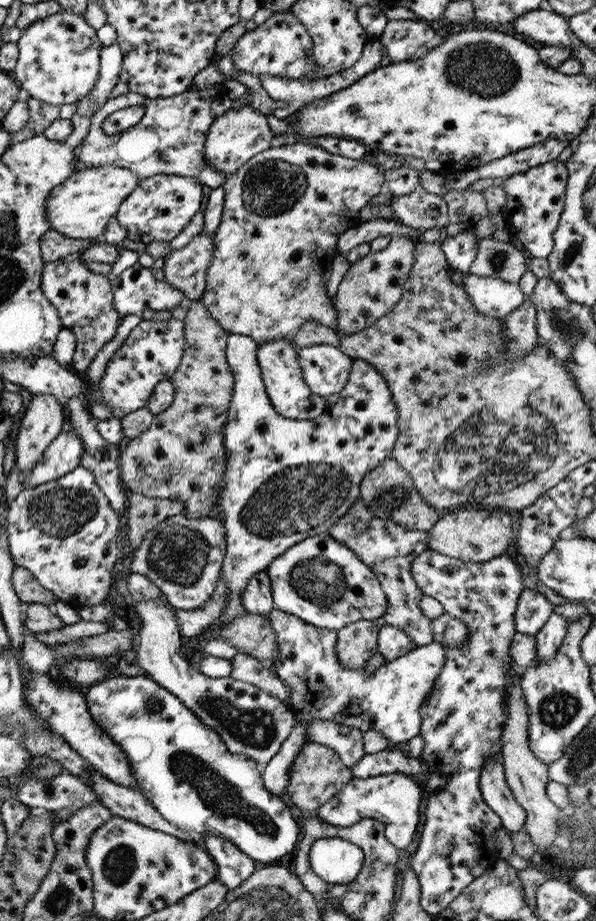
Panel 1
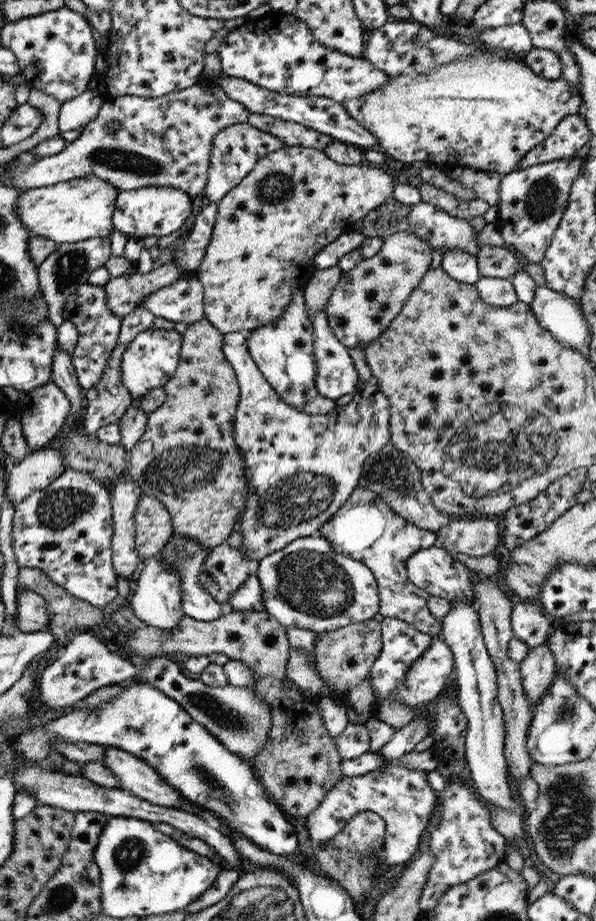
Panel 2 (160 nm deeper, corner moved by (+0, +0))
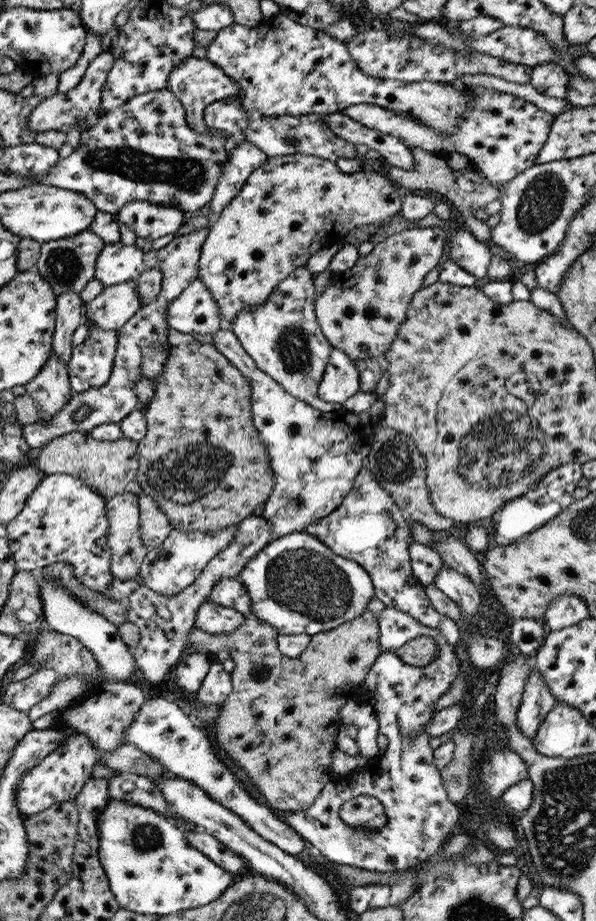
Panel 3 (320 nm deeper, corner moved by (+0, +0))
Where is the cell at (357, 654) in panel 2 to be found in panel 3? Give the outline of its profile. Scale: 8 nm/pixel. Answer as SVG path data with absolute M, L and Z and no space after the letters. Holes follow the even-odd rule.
M365 610L359 616L348 620L339 627L311 636L310 642L307 643L303 652L301 652L296 659L283 656L278 651L277 641L275 641L278 633L275 629L265 624L262 620L250 615L244 617L244 622L241 623L239 629L225 635L211 635L195 628L187 633L186 645L191 645L194 648L194 652L207 652L210 654L216 650L223 649L227 649L230 652L230 657L234 664L234 669L230 672L231 693L229 693L220 704L221 710L218 712L212 724L212 729L209 730L208 733L213 737L213 744L215 744L219 754L239 772L239 775L244 779L244 782L248 785L250 790L260 792L261 796L265 798L265 804L267 804L267 806L273 809L276 808L277 810L287 810L291 812L302 811L313 804L313 801L318 797L321 789L335 777L335 774L332 772L332 752L335 749L334 735L337 733L337 730L342 728L340 714L338 712L346 702L355 700L355 697L362 691L362 680L380 649L378 645L379 630L377 623L375 616L370 611Z

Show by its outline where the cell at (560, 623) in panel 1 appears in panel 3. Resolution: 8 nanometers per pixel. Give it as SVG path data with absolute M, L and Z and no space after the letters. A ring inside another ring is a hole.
M532 659L530 661L530 673L527 675L520 703L515 713L515 724L520 733L531 740L534 738L541 720L551 710L555 700L548 693Z

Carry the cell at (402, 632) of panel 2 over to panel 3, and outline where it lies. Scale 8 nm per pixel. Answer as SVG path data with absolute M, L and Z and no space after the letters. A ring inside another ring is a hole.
M384 606L377 619L379 630L379 650L375 660L371 663L369 670L362 680L361 689L369 706L374 710L378 722L378 734L387 737L388 743L384 753L375 758L367 760L367 764L357 771L335 776L329 781L318 794L309 808L302 811L293 811L280 819L295 829L307 842L308 846L317 855L325 857L332 863L352 866L364 871L376 873L390 873L392 870L403 870L415 867L417 864L436 859L441 854L441 846L445 840L456 832L457 818L459 812L454 802L451 802L443 788L440 774L432 763L432 748L430 747L430 734L424 731L424 724L436 713L434 702L450 687L459 672L459 660L453 653L453 647L445 643L441 632L435 628L427 628L419 624L412 616L405 614L393 607ZM427 636L435 640L438 655L433 662L425 666L409 666L403 664L397 656L396 650L403 644ZM359 795L369 795L376 798L384 808L386 823L375 832L368 833L363 830L349 830L347 823L344 823L338 815L339 807L346 800L354 799Z

